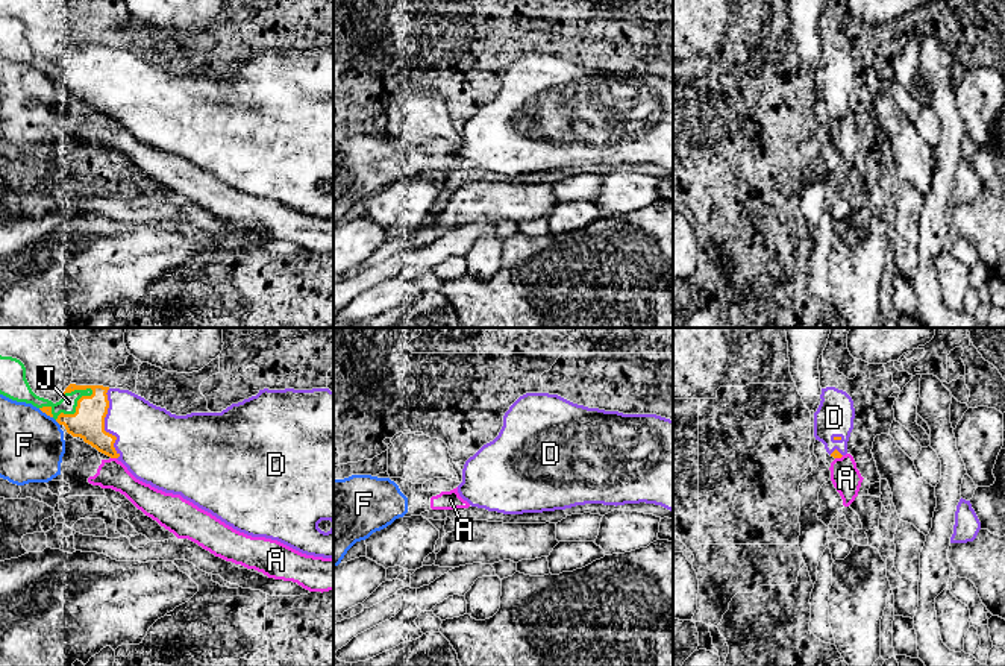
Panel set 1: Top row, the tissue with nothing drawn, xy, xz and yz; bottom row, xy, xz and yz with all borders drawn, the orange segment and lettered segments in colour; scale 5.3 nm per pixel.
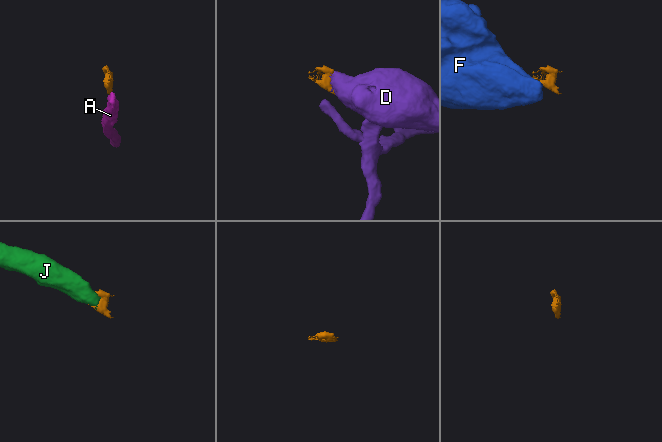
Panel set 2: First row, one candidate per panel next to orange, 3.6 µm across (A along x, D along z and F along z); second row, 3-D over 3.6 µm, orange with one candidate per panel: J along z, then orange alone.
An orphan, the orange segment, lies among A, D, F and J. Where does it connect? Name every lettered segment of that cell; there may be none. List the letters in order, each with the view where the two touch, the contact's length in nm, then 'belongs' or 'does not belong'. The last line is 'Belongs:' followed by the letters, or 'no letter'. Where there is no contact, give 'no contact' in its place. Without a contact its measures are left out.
A: meets orange in xy; contact 30 nm long; does not belong
D: meets orange in xy; contact 380 nm long; belongs
F: meets orange in xy; contact 40 nm long; does not belong
J: meets orange in xy; contact 260 nm long; belongs
Belongs: D, J

